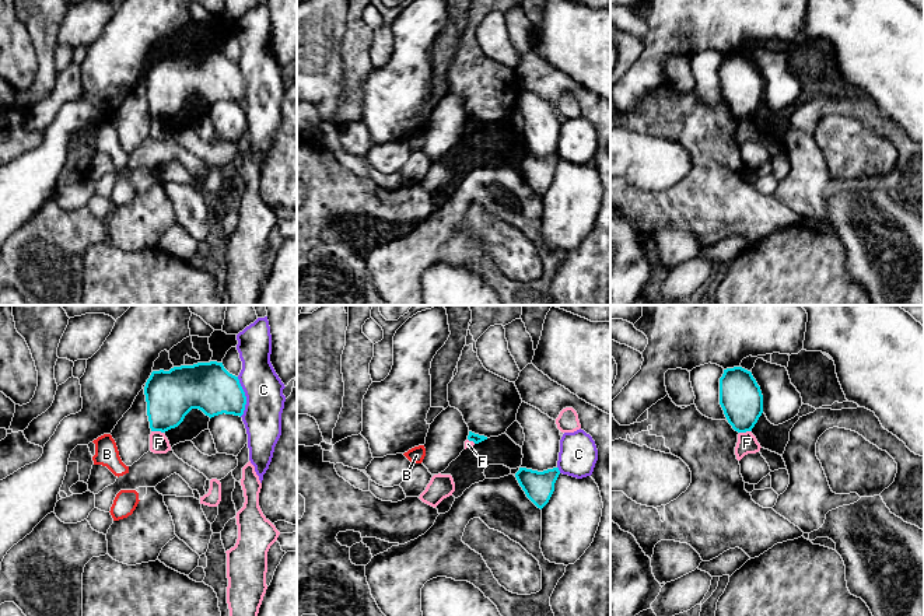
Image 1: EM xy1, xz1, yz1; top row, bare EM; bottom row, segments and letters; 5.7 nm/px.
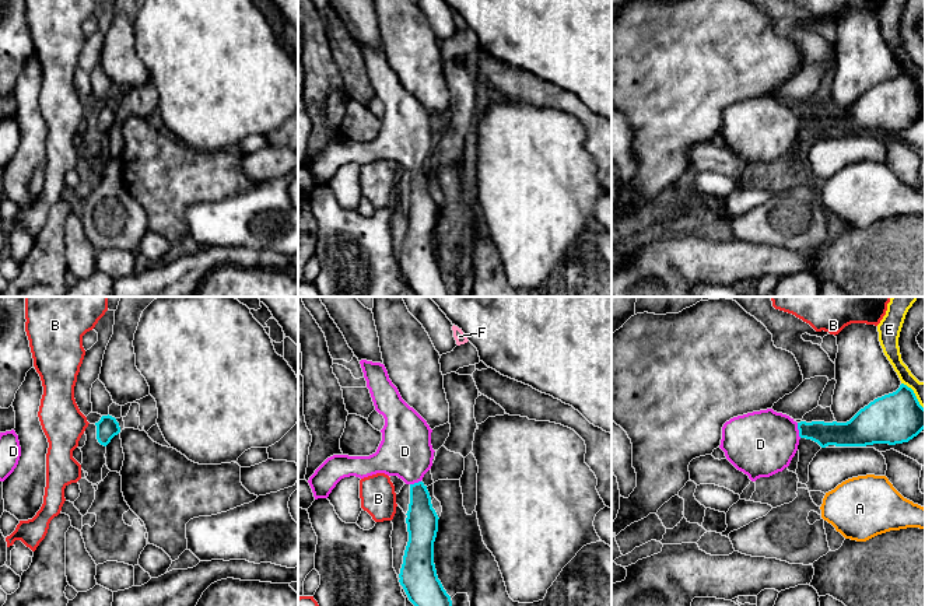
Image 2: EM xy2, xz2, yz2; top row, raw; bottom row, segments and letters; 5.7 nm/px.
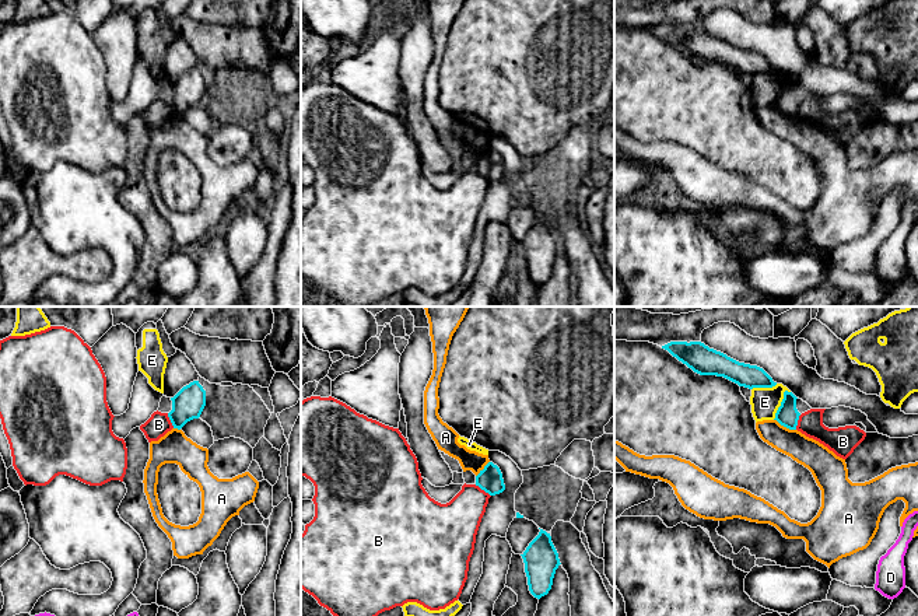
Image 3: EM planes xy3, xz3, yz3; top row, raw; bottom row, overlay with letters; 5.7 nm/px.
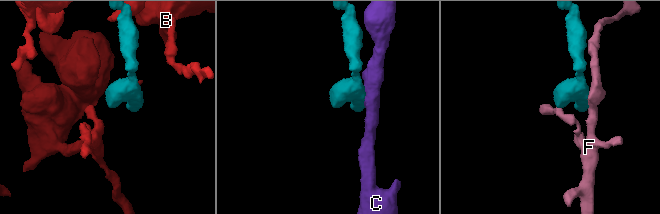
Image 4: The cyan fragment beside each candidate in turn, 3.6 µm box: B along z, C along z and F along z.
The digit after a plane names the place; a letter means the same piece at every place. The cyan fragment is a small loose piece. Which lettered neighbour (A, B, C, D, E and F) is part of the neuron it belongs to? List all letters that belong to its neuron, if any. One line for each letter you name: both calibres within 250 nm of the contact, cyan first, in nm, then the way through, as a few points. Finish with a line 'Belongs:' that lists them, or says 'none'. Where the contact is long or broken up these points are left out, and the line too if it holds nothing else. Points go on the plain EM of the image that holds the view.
D: 140/380 nm | across yz2 (840, 121), (798, 115), (760, 130)
Belongs: D

